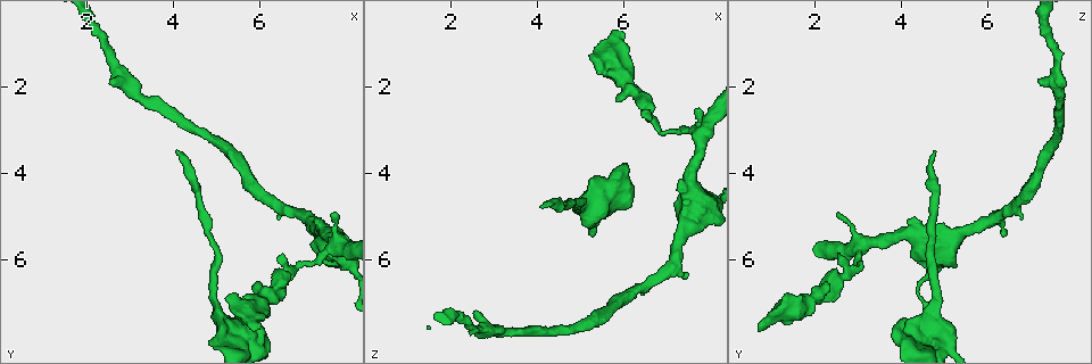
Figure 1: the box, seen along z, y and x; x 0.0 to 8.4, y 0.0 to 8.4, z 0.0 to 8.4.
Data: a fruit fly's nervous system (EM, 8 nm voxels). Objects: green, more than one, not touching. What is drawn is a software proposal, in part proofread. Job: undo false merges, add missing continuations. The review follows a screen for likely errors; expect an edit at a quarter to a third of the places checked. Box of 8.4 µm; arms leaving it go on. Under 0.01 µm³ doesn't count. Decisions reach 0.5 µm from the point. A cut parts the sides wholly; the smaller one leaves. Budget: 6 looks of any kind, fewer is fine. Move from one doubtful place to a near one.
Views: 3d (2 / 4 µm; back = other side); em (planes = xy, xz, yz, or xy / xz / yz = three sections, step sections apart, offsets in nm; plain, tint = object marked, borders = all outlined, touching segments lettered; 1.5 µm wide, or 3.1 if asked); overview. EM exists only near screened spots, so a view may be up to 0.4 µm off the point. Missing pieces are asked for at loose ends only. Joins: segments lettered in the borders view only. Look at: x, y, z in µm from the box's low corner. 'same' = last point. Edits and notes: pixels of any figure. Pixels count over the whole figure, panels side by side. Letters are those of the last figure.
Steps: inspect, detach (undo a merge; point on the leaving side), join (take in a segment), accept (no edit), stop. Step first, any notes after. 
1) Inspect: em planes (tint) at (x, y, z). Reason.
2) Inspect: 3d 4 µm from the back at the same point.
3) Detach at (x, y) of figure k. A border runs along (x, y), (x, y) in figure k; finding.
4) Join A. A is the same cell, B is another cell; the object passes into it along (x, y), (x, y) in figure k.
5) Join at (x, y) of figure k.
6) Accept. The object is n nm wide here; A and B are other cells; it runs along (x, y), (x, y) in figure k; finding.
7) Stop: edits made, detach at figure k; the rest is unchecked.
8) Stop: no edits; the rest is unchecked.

Inspect: em yz step 8 (tint) at (7.65, 4.90, 2.50). An open end.

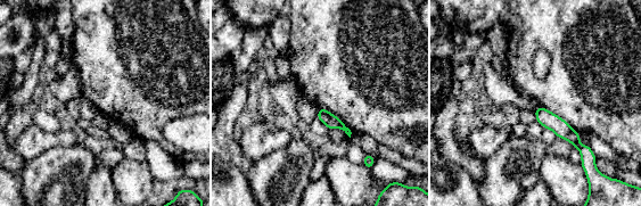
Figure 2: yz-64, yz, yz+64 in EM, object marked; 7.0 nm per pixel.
Inspect: em planes (borders) at the same point.

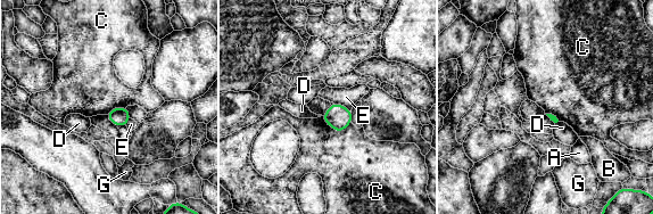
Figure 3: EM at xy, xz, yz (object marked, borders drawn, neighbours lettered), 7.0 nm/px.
Accept. The longest contact is with C, 220 nm; A, B, C, D, E and G are other cells; no lettered segment goes on from it.

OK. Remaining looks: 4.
Inspect: em xz step 4 (borders) at (5.20, 6.90, 1.25). Branch stops here.

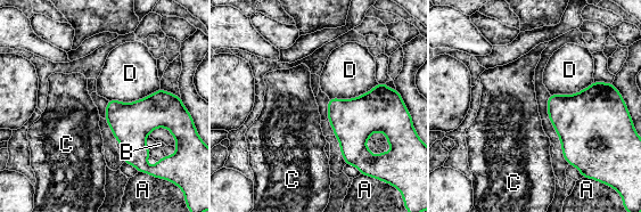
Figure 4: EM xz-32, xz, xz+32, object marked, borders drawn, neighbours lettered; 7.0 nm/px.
Inspect: em planes (borders) at the same point. Another direction.

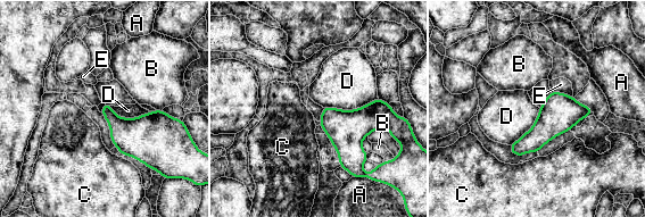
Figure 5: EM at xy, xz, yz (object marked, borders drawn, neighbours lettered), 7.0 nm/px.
Accept. A, B, C, D and E are other cells; a border runs along (378, 98), (353, 109), (324, 108) in figure 5; no lettered segment goes on from it.

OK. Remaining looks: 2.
Stop: no edits; the rest is unchecked.

